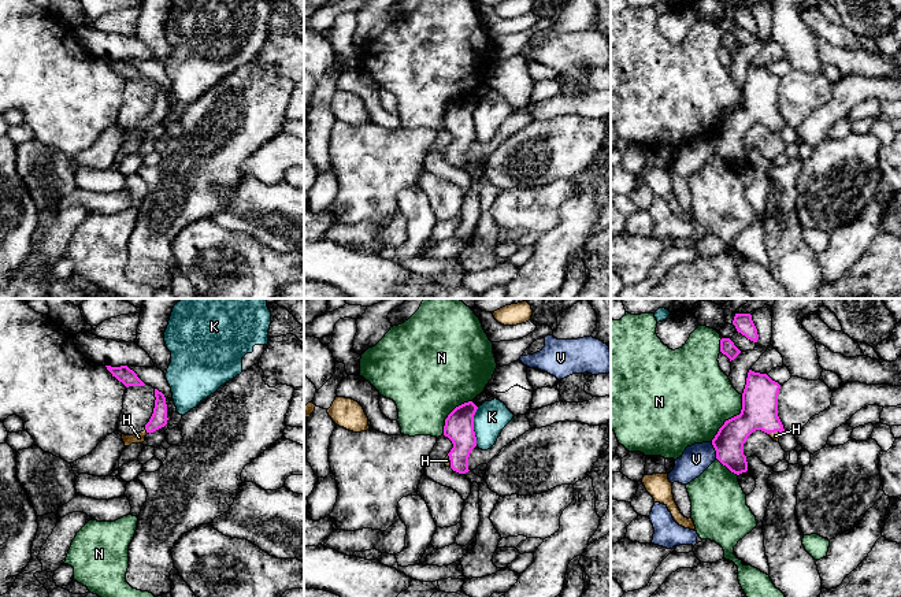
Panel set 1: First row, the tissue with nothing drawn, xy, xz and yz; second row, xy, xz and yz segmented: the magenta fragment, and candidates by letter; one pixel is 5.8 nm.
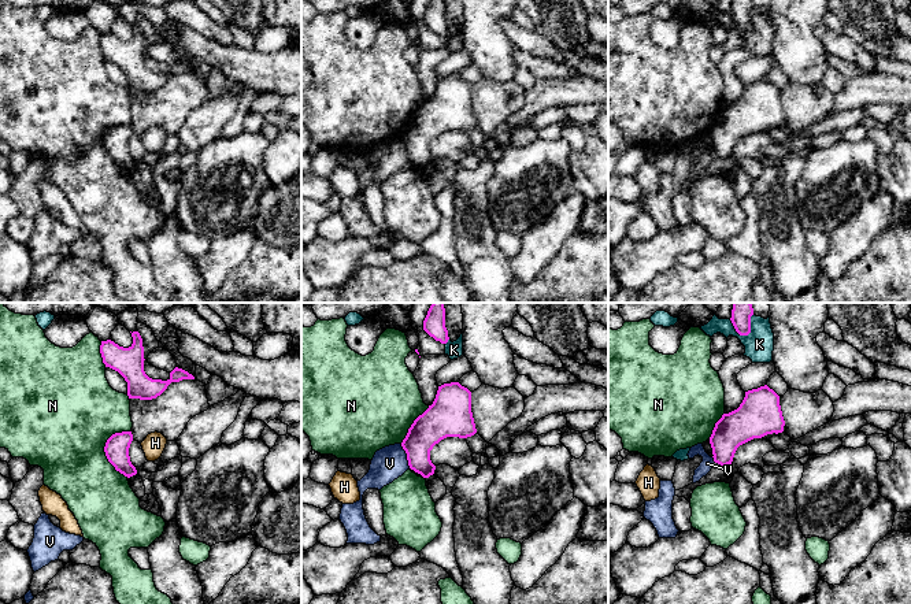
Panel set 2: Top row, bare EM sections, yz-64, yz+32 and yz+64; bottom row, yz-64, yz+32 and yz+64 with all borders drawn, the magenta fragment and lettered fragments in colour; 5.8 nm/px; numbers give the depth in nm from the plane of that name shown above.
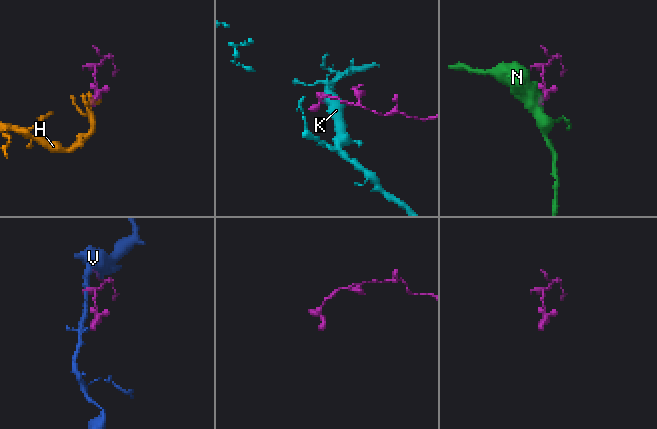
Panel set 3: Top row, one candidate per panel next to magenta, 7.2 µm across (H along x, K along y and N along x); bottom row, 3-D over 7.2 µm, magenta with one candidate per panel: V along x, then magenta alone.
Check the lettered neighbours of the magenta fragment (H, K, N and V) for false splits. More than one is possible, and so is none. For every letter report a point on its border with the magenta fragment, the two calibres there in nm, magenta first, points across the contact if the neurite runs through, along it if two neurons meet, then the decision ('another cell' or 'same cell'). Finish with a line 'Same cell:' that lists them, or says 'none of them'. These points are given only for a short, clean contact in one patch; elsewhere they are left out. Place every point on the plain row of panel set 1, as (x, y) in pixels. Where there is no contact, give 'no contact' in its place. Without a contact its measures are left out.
H: xy (147, 125) | 100/60 nm | across xy (159, 111), (147, 125), (138, 130) | same cell
K: xz (473, 119) | 180/190 nm | another cell
N: yz (731, 111) | 220/460 nm | another cell
V: yz (715, 143) | 180/170 nm | another cell
Same cell: H

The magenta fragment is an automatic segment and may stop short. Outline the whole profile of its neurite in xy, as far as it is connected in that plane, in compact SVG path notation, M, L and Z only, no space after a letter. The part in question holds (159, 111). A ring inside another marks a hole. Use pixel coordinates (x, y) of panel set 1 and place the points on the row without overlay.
M155 82L155 101L149 115L145 118L145 123L141 126L136 126L133 129L122 127L122 133L125 140L130 140L131 137L142 137L145 134L145 129L153 126L167 118L167 97L166 90L162 85Z

